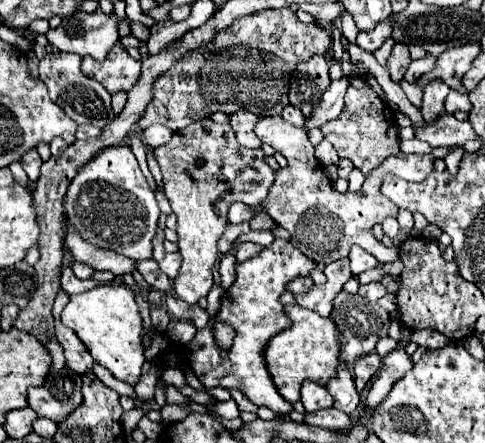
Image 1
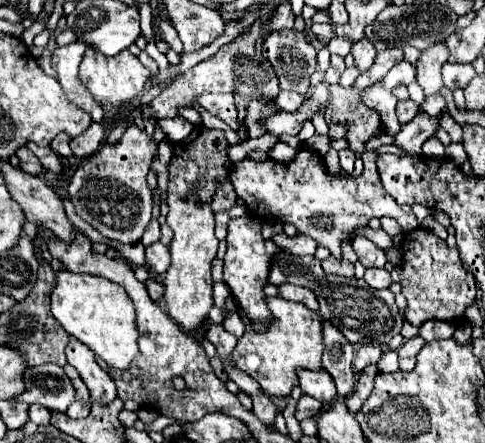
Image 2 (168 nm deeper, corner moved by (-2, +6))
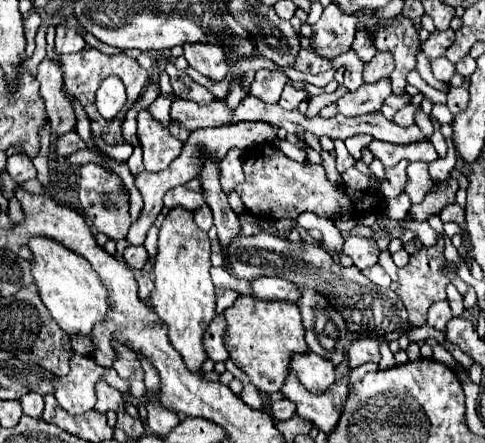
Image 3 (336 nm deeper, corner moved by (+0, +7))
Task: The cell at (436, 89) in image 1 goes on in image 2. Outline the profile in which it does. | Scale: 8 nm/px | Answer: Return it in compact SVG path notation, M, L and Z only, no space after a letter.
M437 42L421 52L417 60L417 82L425 90L425 96L433 96L443 86L441 66L449 58L449 48L445 42Z

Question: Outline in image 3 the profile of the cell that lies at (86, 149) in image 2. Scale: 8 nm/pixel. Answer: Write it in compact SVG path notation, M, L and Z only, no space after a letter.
M77 131L65 133L65 135L59 137L57 143L55 143L55 151L57 151L59 155L63 155L63 157L67 157L67 155L79 151L79 149L85 149L85 147L87 147L87 145L85 145L85 141L77 135Z

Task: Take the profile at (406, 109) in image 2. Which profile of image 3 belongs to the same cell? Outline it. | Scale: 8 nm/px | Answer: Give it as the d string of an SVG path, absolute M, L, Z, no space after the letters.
M389 95L387 99L385 99L385 103L383 103L383 109L381 109L381 113L385 115L385 117L393 117L399 109L403 109L405 105L409 105L411 103L411 95L401 95L401 97L397 97L397 95Z

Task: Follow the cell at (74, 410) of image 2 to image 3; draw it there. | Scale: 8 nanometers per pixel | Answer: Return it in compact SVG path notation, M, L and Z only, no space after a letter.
M73 353L71 373L65 377L53 377L55 397L59 405L71 415L81 415L91 411L95 405L93 385L99 379L107 381L119 391L129 391L129 383L123 381L113 369L99 367L93 357L81 357Z

